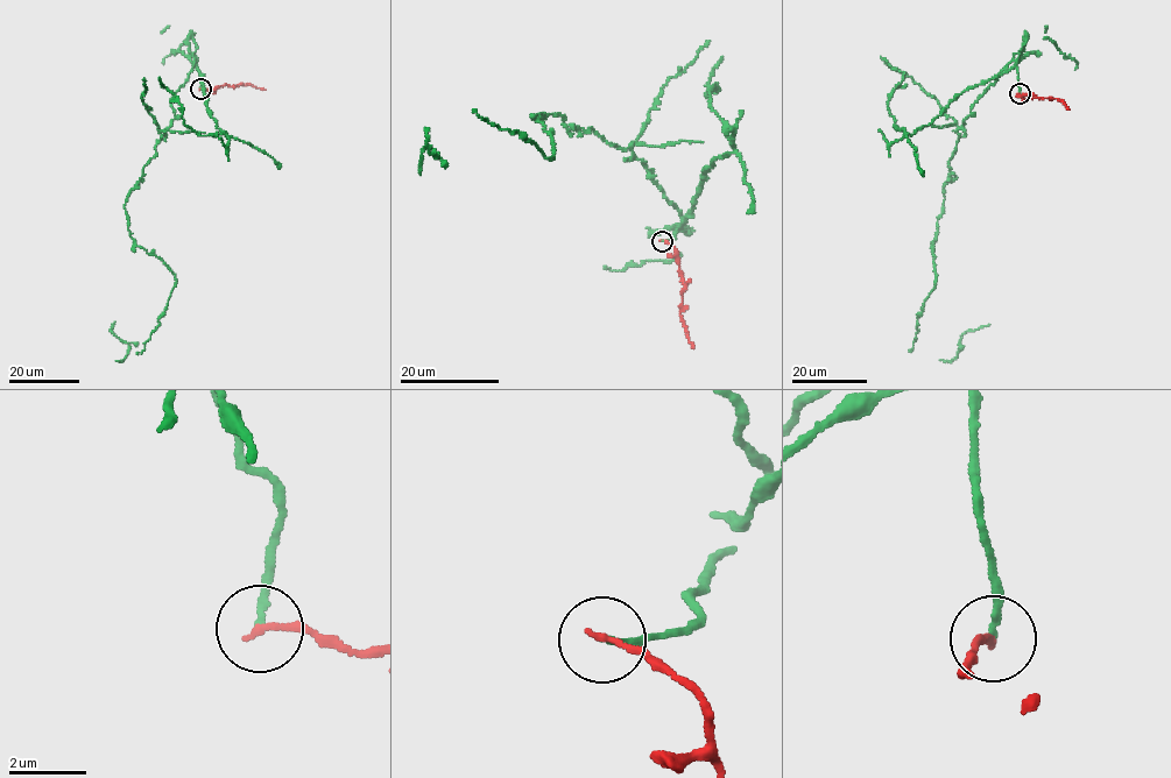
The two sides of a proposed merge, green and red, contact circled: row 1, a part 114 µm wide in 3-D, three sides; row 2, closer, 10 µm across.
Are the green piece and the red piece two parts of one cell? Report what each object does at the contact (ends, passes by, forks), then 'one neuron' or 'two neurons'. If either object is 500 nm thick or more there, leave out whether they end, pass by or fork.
green ends; red ends; two neurons

